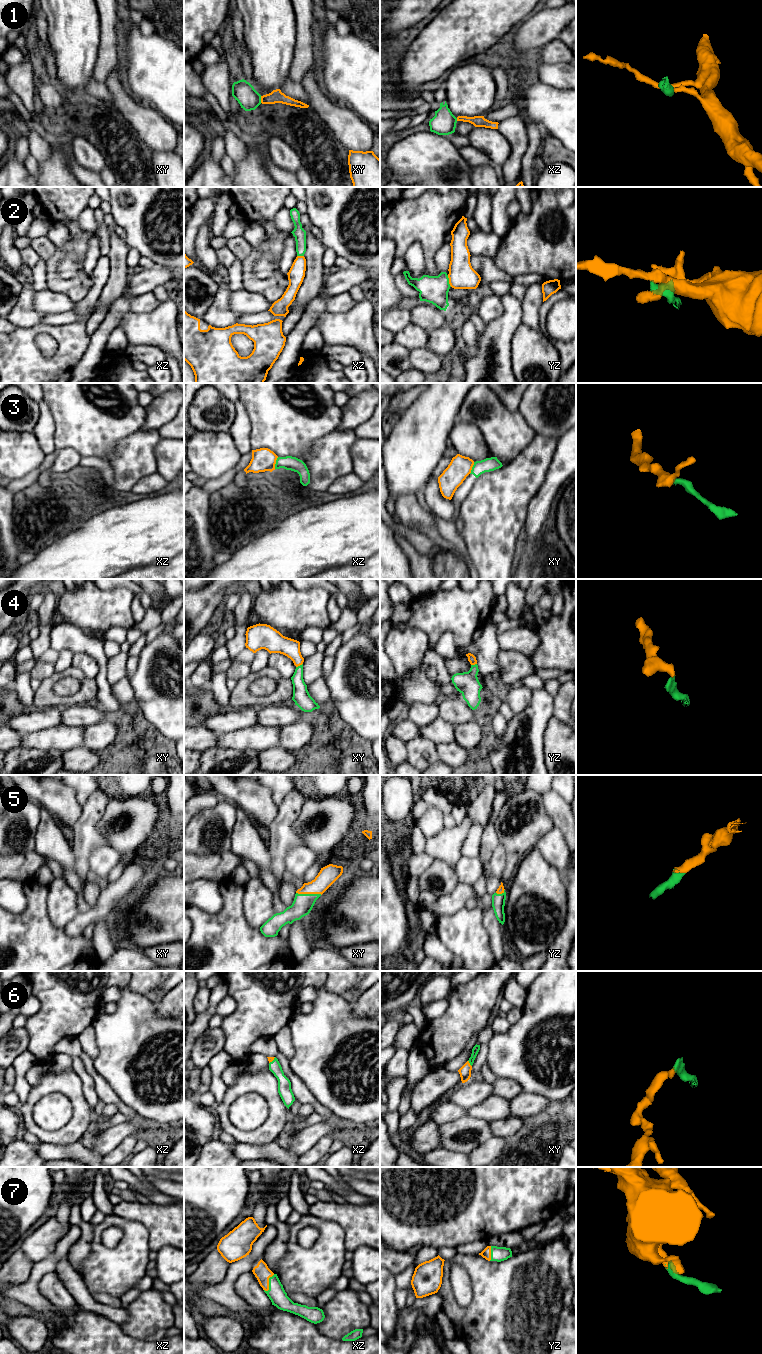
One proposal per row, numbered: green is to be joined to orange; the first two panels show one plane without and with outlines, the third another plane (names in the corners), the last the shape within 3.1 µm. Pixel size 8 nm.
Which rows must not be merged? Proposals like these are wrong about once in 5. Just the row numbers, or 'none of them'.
1, 2, 3

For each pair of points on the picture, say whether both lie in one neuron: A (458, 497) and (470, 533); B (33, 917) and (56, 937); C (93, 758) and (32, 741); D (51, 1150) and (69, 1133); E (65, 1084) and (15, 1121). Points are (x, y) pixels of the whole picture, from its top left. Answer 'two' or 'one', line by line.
A: two
B: one
C: one
D: two
E: two

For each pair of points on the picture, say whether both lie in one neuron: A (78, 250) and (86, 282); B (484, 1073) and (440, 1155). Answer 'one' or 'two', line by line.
A: one
B: two

